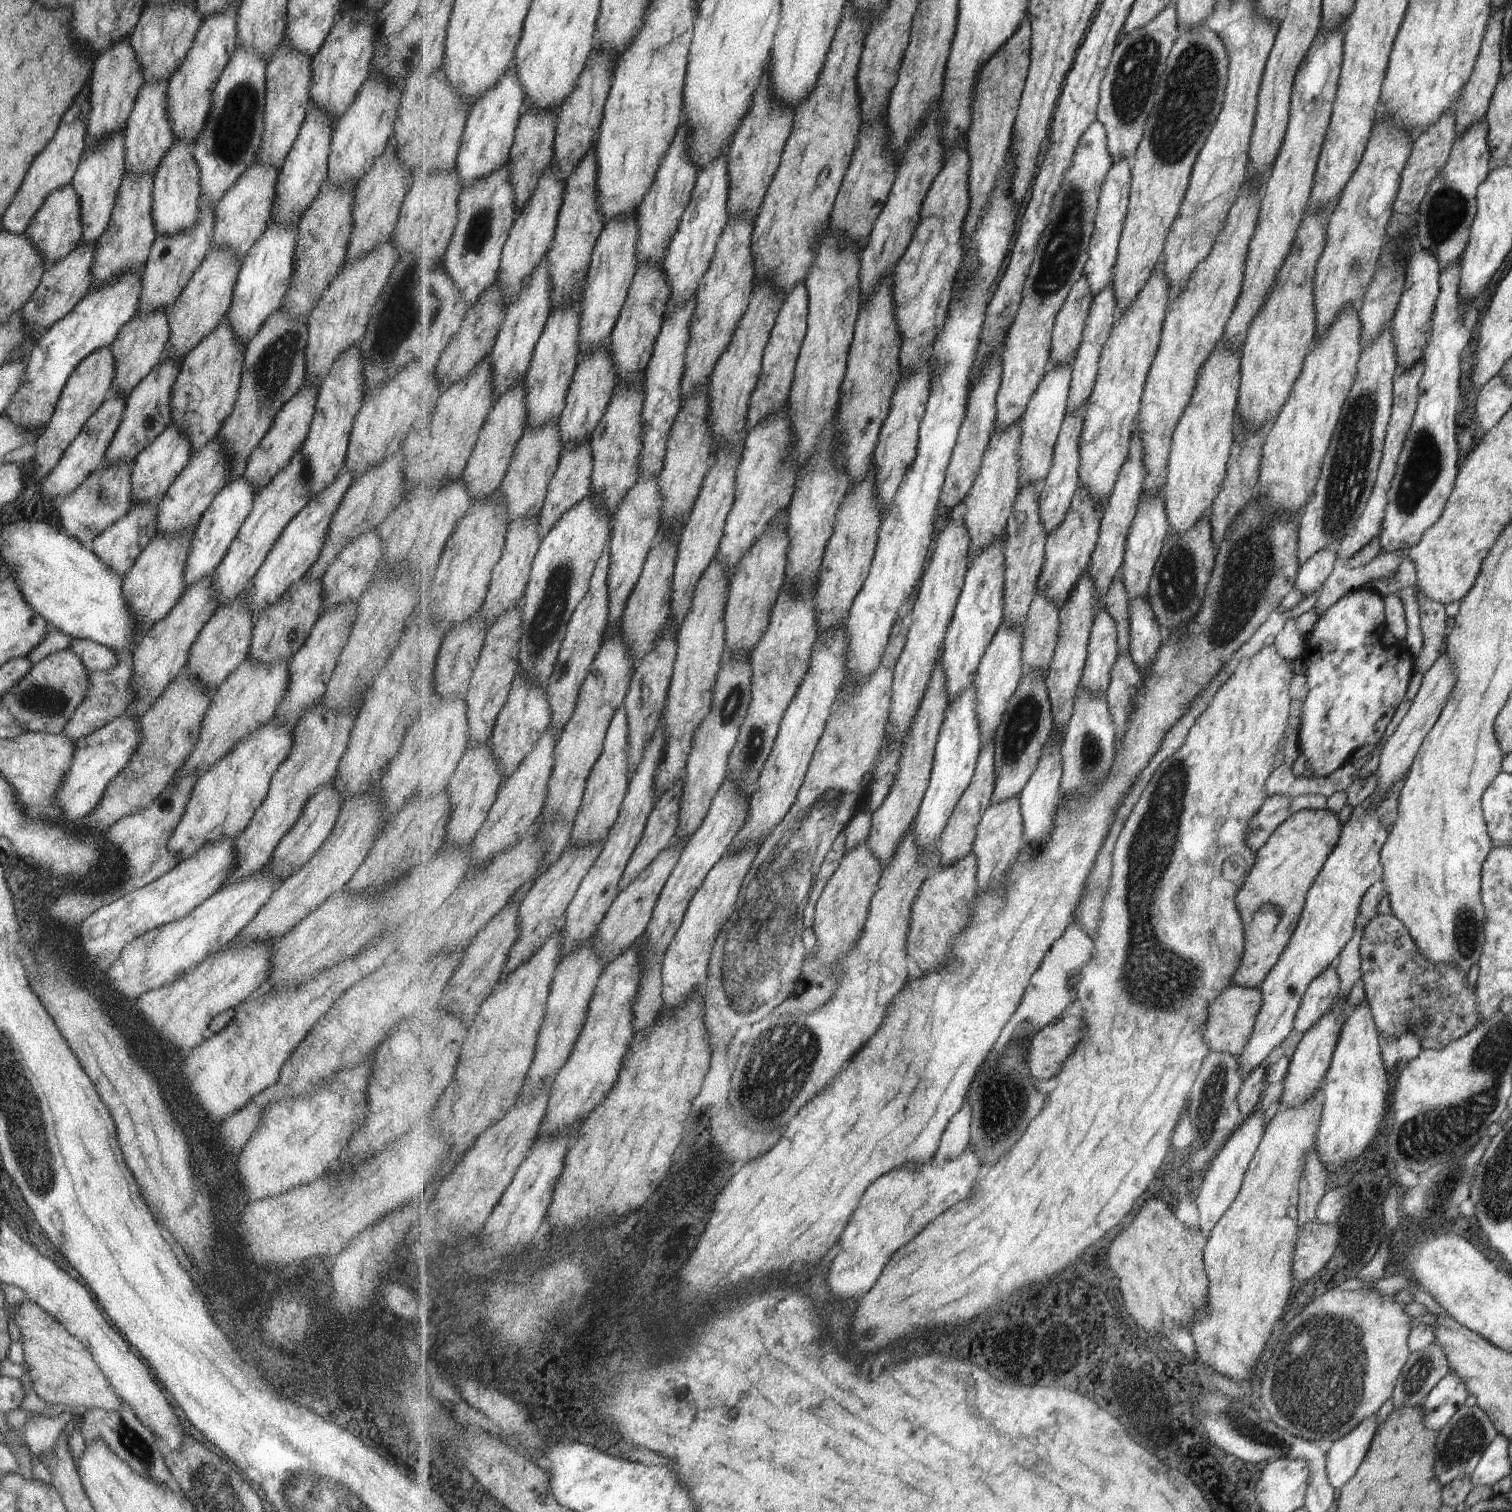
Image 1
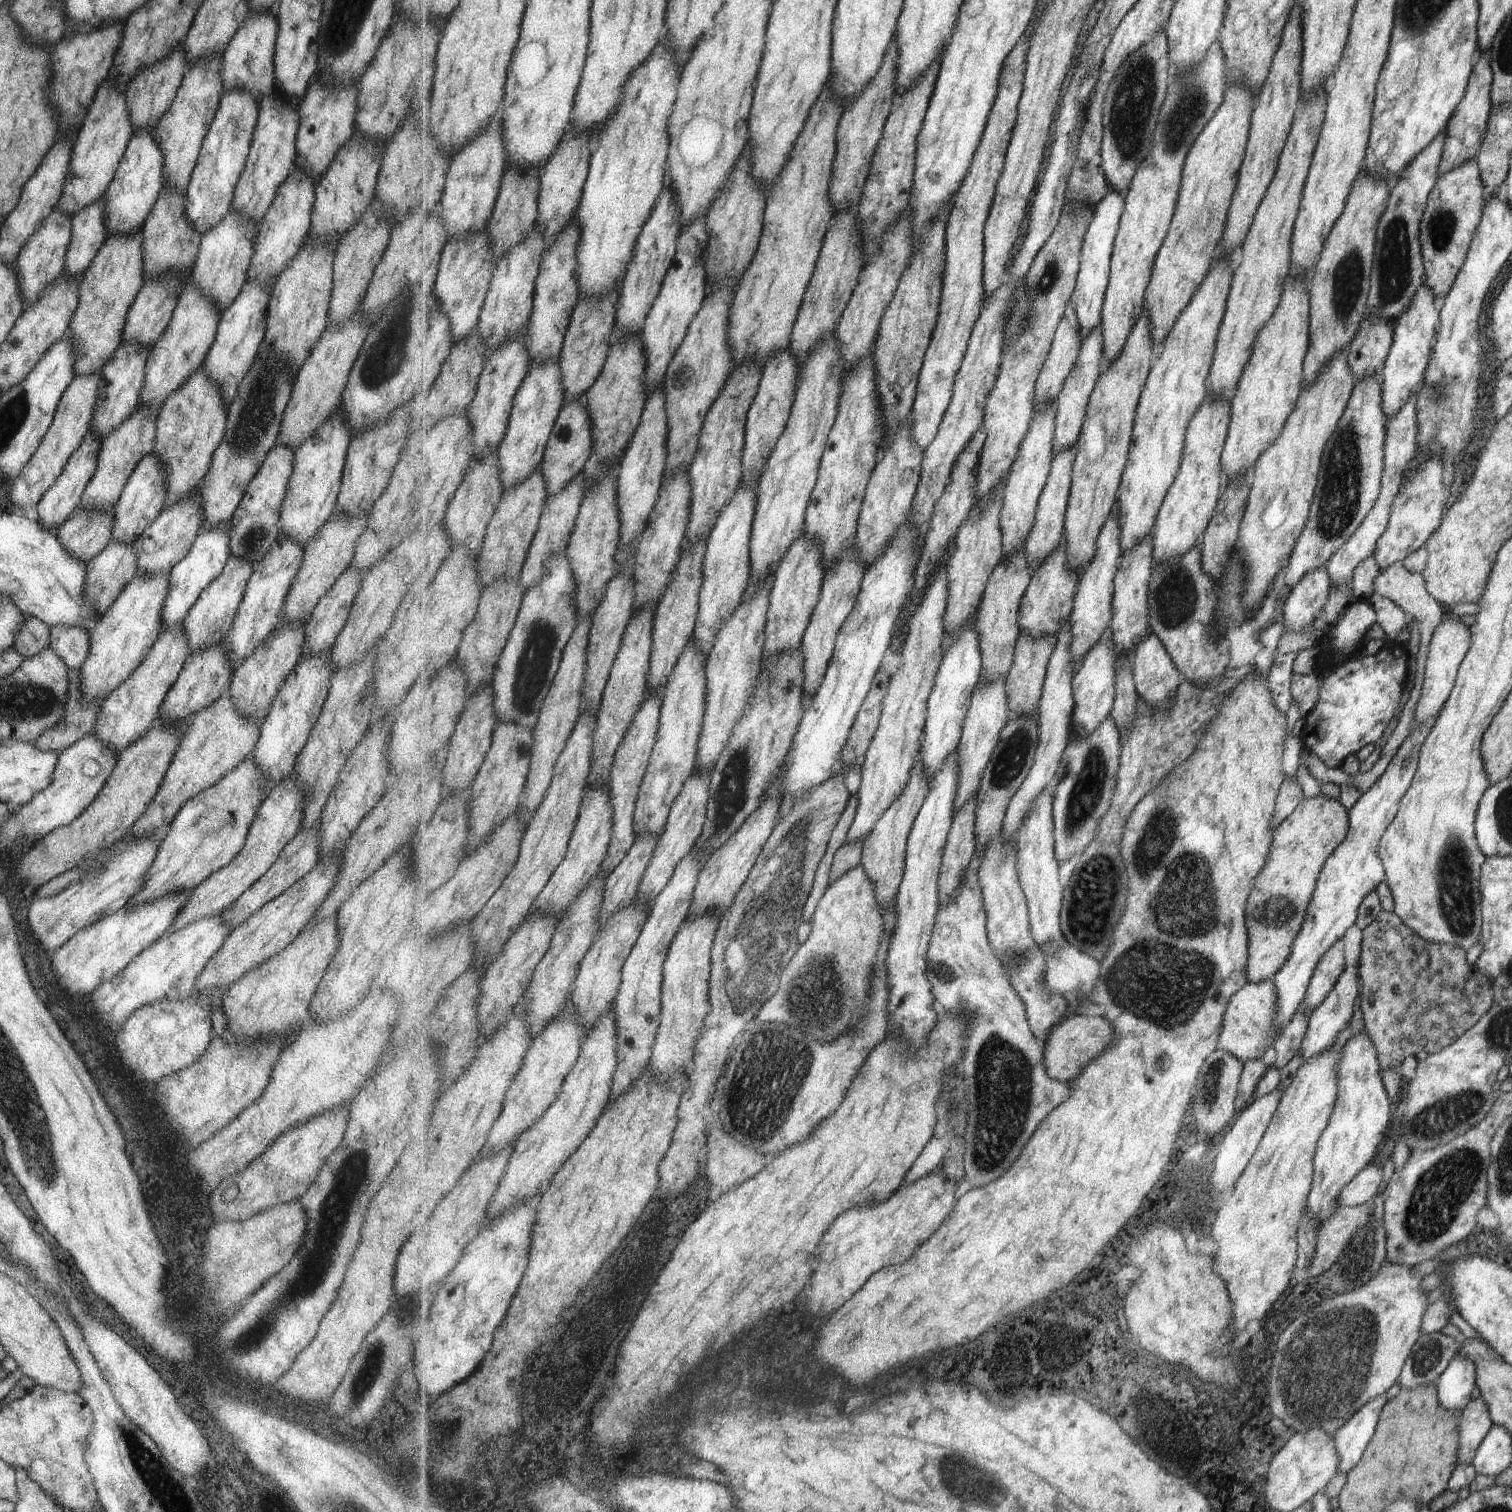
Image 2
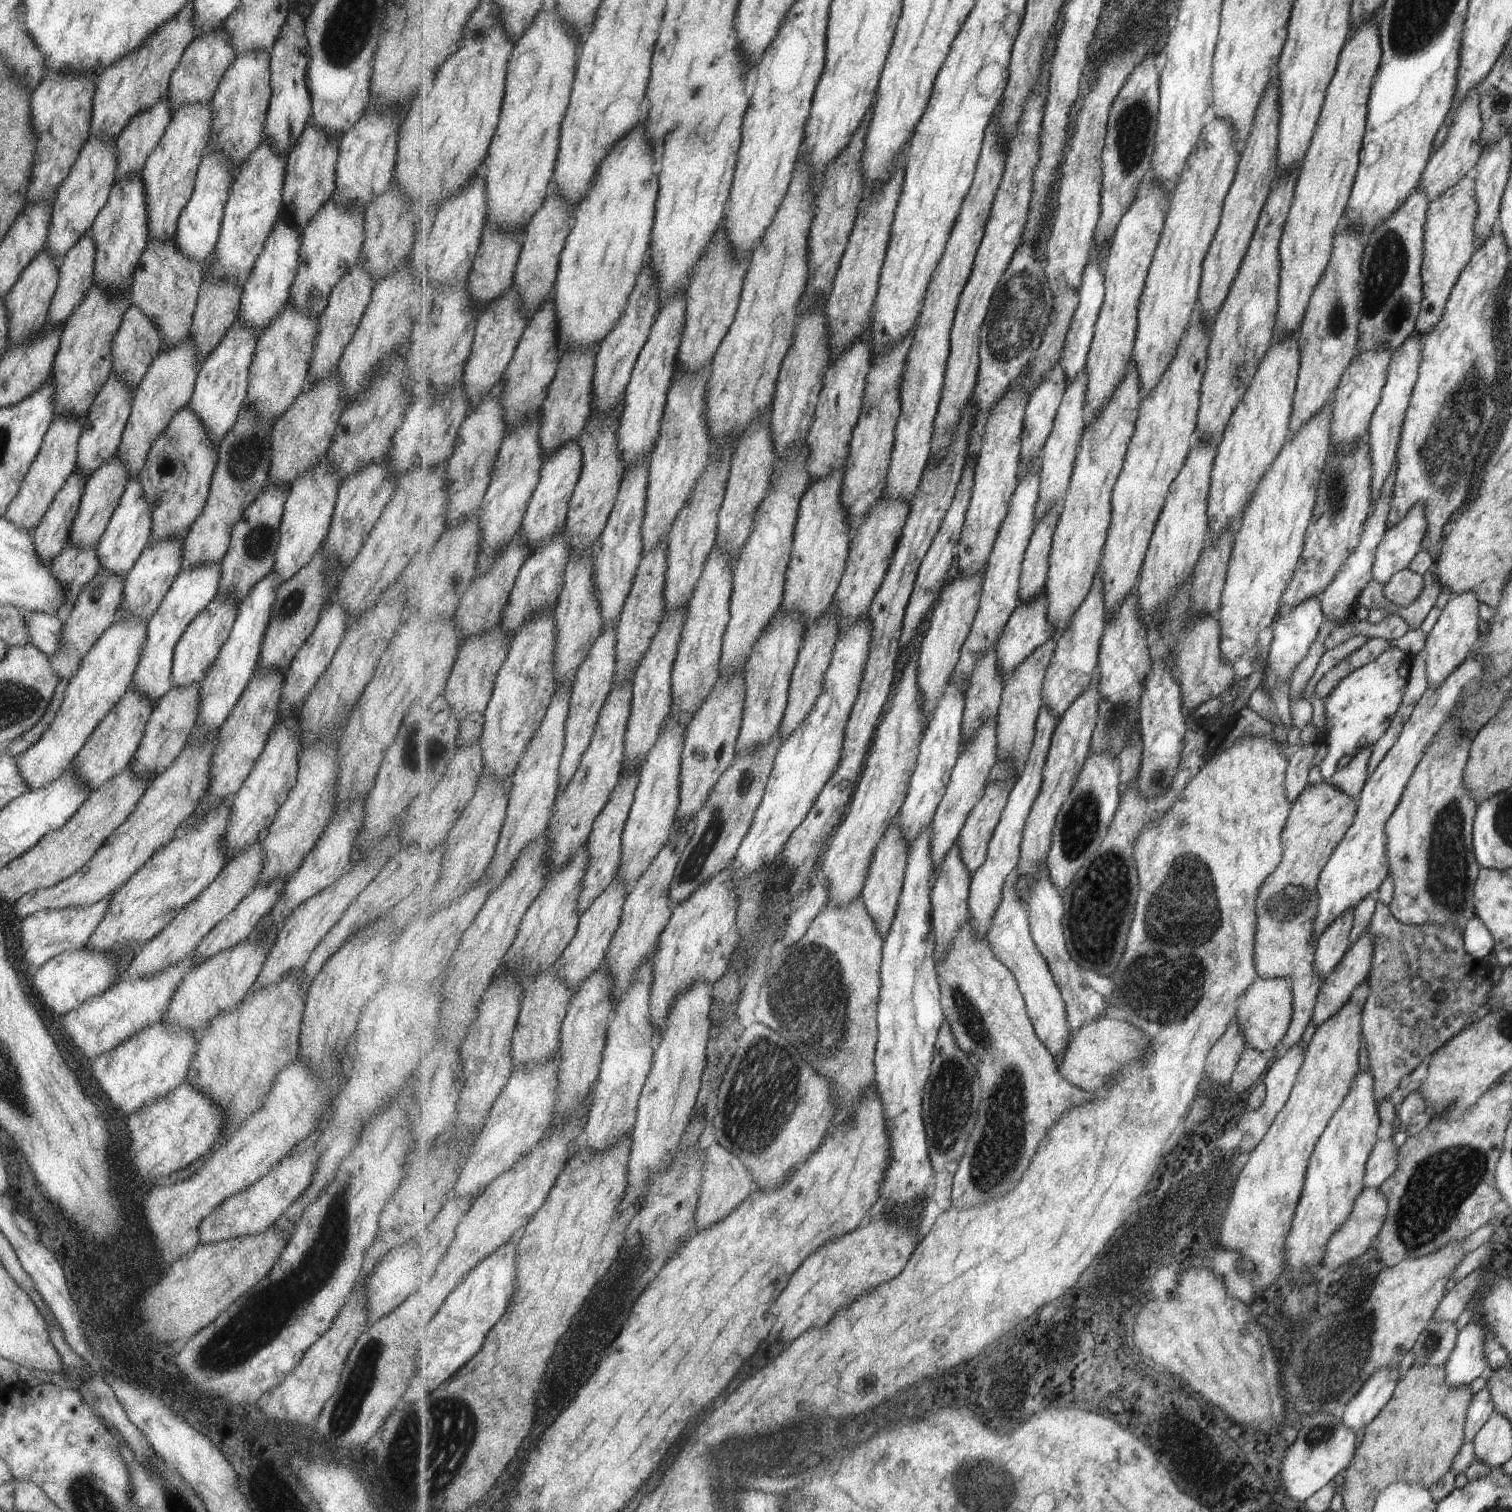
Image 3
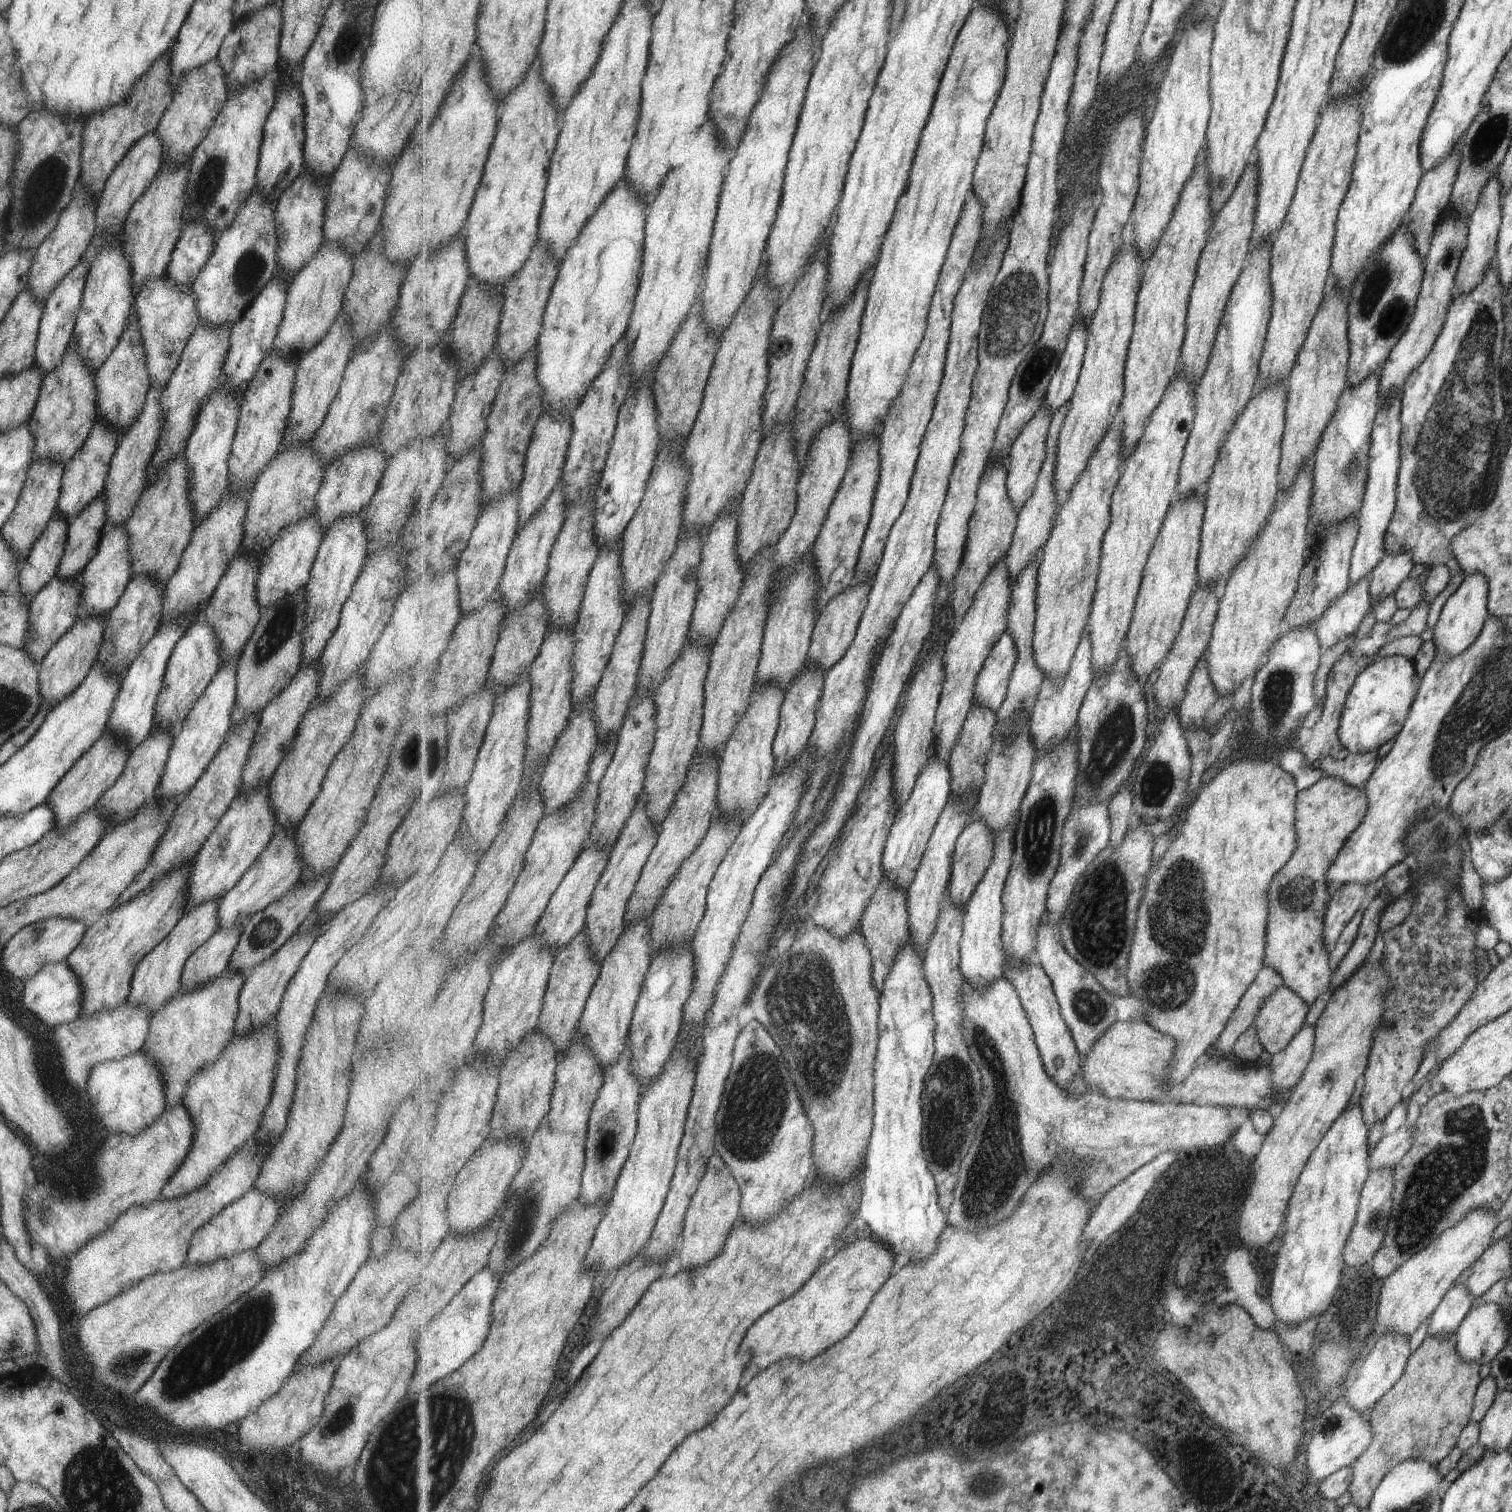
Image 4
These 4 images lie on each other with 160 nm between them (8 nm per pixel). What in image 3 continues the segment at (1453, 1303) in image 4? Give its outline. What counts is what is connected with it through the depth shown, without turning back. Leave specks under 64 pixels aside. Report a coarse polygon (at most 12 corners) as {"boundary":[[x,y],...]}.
{"boundary":[[1429,1321],[1410,1348],[1412,1364],[1443,1365],[1453,1321]]}

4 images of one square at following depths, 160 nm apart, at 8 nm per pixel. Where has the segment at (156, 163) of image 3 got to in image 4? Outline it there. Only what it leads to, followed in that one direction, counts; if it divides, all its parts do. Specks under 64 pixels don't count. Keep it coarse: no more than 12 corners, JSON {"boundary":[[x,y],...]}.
{"boundary":[[189,159],[163,165],[132,204],[122,255],[134,296],[163,276],[182,229]]}

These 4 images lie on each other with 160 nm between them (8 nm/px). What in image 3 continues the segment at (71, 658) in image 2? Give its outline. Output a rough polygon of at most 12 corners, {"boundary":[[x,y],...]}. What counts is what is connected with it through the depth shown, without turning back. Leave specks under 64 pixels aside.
{"boundary":[[27,612],[28,643],[48,657],[58,647],[63,618]]}

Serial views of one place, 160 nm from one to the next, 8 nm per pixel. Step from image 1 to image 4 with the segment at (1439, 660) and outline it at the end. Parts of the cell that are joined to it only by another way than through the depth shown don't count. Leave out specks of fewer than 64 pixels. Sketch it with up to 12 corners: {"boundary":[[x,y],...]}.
{"boundary":[[1463,577],[1434,622],[1435,651],[1454,657],[1489,616],[1486,578]]}

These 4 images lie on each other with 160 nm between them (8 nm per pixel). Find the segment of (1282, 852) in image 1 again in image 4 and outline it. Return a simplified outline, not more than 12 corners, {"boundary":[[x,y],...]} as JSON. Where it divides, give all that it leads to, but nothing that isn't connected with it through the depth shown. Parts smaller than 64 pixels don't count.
{"boundary":[[1321,778],[1296,794],[1262,966],[1307,1006],[1331,990],[1324,876],[1367,805]]}

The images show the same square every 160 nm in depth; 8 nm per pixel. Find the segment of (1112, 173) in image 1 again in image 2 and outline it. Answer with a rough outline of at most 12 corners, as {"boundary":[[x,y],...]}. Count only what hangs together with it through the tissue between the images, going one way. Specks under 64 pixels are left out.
{"boundary":[[1110,190],[1084,238],[1070,300],[1082,344],[1102,324],[1125,195]]}

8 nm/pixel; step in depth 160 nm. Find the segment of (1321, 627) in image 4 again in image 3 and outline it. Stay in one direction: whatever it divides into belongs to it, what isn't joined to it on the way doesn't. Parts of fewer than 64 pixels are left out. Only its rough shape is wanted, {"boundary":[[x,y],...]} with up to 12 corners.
{"boundary":[[1396,462],[1373,503],[1355,550],[1317,597],[1337,626],[1372,578],[1374,552],[1386,531]]}

